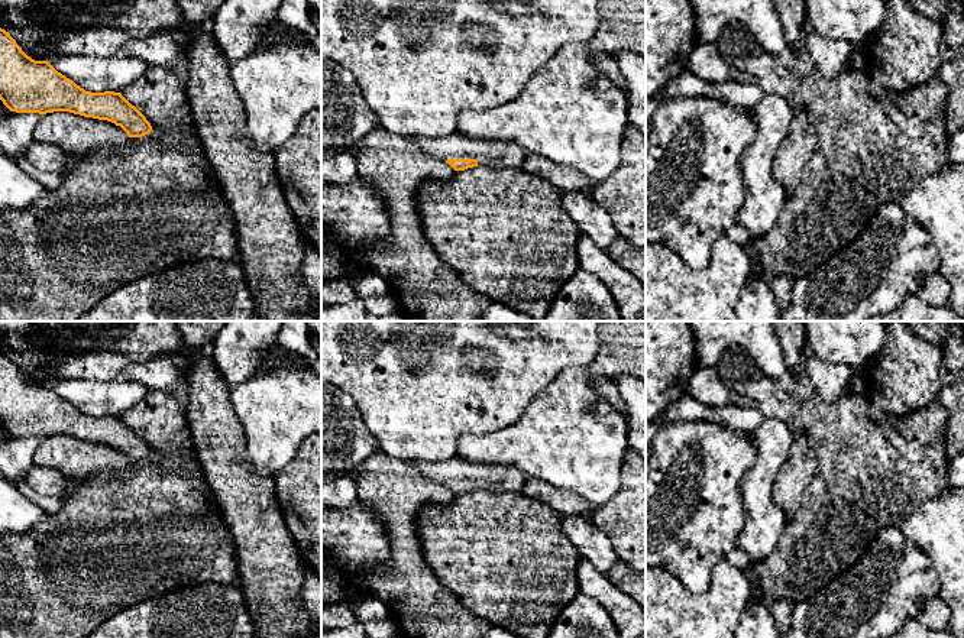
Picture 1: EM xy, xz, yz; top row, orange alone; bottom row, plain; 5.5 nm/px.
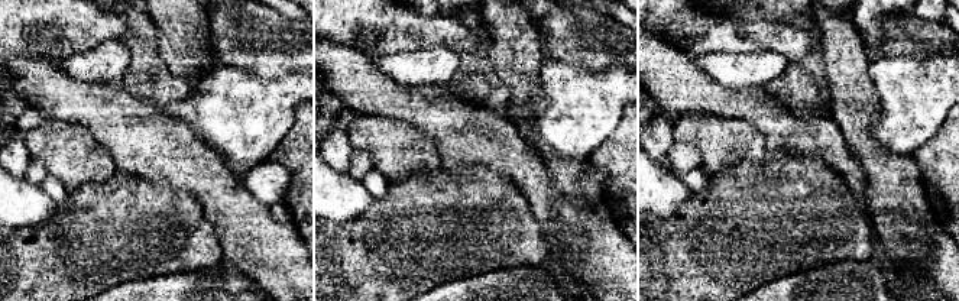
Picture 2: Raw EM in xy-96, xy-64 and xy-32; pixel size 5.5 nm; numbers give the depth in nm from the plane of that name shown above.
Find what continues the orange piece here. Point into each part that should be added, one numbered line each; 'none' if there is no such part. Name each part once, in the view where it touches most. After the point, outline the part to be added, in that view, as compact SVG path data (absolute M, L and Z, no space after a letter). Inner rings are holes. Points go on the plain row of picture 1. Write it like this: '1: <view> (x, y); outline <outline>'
1: xz (491, 478); outline M460 456L437 463L418 463L418 470L434 482L476 483L478 490L486 492L523 492L525 475L515 467L492 463L473 463Z

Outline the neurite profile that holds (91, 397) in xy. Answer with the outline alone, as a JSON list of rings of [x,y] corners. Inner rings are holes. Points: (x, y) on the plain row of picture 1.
[[[67,379],[49,380],[48,386],[91,417],[122,417],[127,409],[142,402],[149,392],[145,385],[133,380]]]

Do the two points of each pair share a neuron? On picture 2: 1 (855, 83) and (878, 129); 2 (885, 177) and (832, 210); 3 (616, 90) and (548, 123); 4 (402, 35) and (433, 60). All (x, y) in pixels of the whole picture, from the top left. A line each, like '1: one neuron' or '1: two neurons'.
1: two neurons
2: two neurons
3: one neuron
4: two neurons

